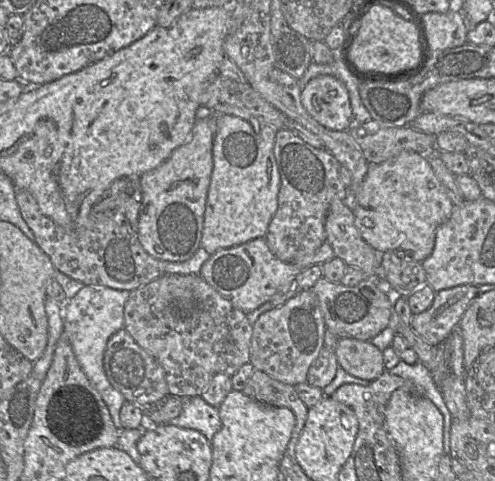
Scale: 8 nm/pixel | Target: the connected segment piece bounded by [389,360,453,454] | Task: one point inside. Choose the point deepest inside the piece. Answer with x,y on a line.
417,373

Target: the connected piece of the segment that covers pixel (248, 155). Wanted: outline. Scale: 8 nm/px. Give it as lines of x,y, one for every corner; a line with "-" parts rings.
227,114
217,116
216,132
214,135
212,148
213,171
211,175
210,186
208,189
200,244
200,246
203,247
210,255
214,254
218,250
239,246
257,238
265,238
268,231
268,226
278,209
278,193
281,184
281,176
274,156
274,144
277,132
278,130
276,130
273,126
269,124
260,124
260,131
256,132
251,123
240,117

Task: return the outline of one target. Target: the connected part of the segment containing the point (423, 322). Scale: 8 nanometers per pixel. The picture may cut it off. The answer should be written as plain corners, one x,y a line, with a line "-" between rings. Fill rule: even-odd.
468,284
440,290
427,310
412,314
410,326
427,344
442,345
478,295
478,286

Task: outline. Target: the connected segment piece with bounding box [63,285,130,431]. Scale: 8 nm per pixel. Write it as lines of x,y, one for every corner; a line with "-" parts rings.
84,285
63,305
64,335
83,372
105,402
116,428
123,430
120,409
125,399
107,379
103,359
109,338
124,328
124,307
130,291
118,290
103,285

